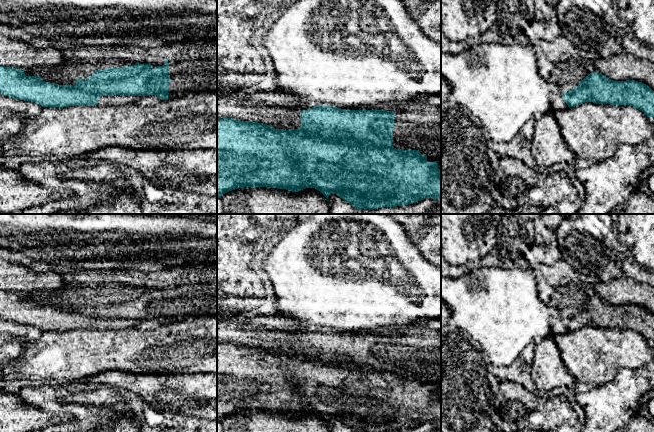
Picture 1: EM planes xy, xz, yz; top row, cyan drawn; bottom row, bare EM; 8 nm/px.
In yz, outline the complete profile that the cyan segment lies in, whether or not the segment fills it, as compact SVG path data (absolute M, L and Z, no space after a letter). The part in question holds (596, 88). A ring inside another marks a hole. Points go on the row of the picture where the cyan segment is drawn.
M597 70L590 73L577 87L562 92L568 107L585 102L610 105L630 105L654 117L654 91L646 84L635 80L614 81Z

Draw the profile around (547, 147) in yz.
M549 112L536 119L530 152L540 168L562 162L574 163L576 160L575 154L562 139L554 114Z

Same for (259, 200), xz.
M243 187L221 196L223 214L331 214L328 199L315 188L298 192Z

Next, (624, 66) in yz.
M631 53L611 54L607 58L594 57L593 67L614 81L635 80L654 91L654 62L635 57Z

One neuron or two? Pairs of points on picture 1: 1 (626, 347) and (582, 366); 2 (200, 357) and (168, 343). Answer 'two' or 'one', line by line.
1: one
2: one

